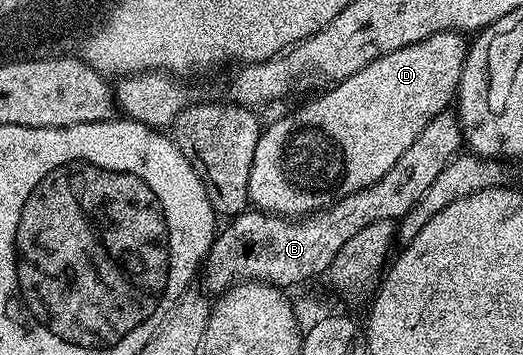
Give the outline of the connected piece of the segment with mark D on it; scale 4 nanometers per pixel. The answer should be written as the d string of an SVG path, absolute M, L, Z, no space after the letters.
M447 30L441 34L430 36L418 44L403 46L398 52L390 52L386 56L374 59L370 64L366 64L366 68L354 72L354 76L344 78L335 83L331 87L333 90L328 90L325 94L320 94L317 98L310 99L305 106L300 106L297 110L292 110L289 114L282 115L277 122L272 122L269 126L267 123L260 131L258 148L254 148L254 164L250 164L249 203L255 209L263 210L265 214L275 214L289 220L299 220L307 215L315 214L317 210L327 210L329 206L333 206L338 200L342 200L362 188L372 186L378 180L382 180L382 176L386 176L386 172L390 172L390 168L394 168L394 164L398 164L398 156L402 156L402 152L406 152L406 148L410 148L410 144L414 144L414 140L418 140L418 136L426 128L426 124L430 124L430 120L434 116L445 113L449 109L448 101L451 98L453 101L457 97L462 68L468 55L469 45L469 39L463 33Z

